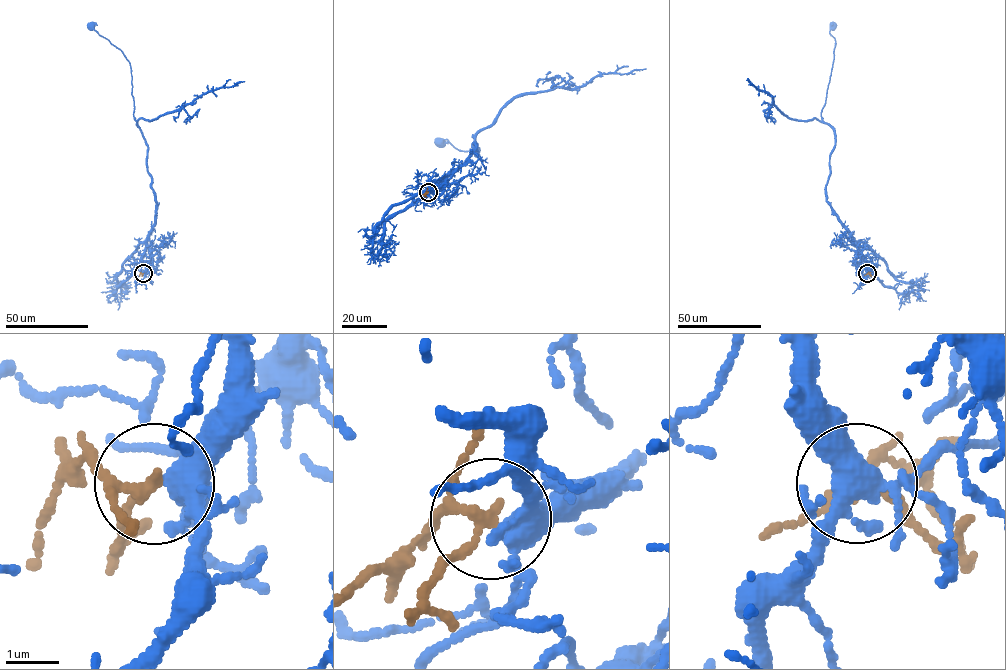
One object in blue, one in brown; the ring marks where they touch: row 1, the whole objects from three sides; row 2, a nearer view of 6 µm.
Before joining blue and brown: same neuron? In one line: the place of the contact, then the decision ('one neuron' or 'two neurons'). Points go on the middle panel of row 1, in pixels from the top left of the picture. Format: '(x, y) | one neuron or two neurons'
(428, 192) | one neuron

